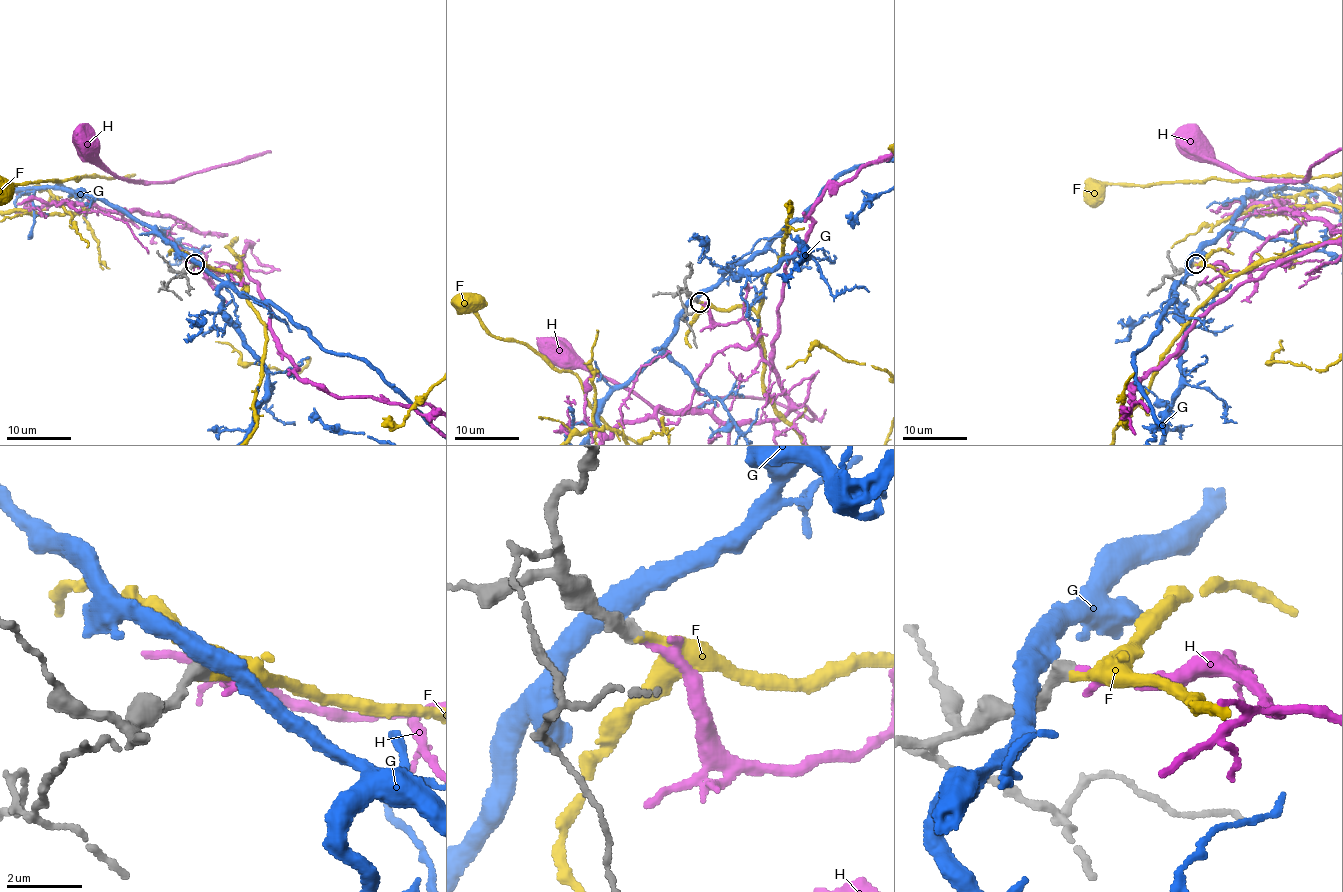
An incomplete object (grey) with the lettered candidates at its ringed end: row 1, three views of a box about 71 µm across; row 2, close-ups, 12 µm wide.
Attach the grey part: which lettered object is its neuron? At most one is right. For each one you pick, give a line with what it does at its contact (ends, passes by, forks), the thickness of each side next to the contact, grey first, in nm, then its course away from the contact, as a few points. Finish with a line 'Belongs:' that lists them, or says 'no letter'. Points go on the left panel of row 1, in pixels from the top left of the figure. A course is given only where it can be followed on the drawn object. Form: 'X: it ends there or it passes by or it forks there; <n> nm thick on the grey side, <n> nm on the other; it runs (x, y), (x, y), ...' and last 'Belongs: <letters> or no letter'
H: it passes by; 400 nm thick on the grey side, 150 nm on the other
Belongs: H

